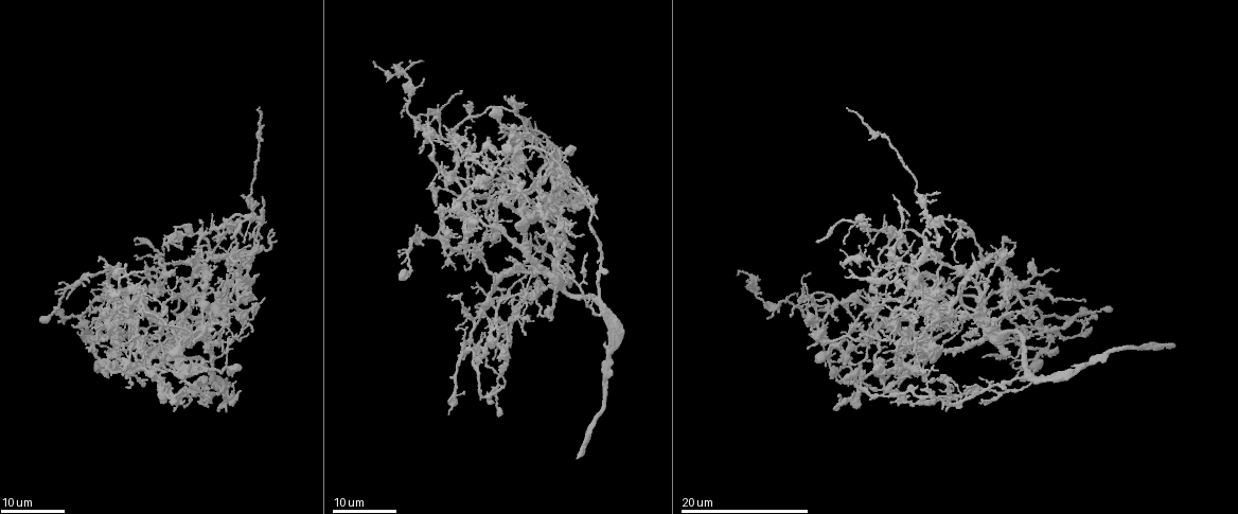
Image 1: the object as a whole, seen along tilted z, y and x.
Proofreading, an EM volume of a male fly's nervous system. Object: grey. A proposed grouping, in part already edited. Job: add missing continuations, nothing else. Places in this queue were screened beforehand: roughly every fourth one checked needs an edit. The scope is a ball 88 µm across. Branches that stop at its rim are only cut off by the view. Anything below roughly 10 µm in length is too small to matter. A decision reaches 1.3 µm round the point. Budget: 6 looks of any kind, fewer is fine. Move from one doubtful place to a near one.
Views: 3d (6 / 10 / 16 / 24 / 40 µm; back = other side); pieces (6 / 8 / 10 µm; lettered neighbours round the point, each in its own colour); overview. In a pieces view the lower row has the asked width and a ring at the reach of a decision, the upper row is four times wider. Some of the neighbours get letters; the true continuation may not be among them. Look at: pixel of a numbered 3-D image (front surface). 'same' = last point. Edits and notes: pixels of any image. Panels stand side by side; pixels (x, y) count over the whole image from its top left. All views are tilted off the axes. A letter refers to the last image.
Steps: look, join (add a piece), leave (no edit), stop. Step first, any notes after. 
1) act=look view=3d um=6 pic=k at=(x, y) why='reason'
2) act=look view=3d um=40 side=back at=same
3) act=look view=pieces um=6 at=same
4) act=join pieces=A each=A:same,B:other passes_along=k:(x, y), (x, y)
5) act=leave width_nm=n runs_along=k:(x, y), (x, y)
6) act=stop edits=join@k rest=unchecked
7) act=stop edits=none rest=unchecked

act=look view=3d um=24 pic=1 at=(222, 302) why='an open end'

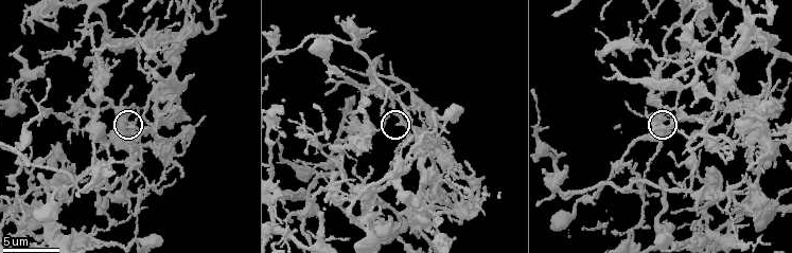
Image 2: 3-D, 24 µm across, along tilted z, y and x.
act=look view=pieces um=8 pic=2 at=(132, 124)

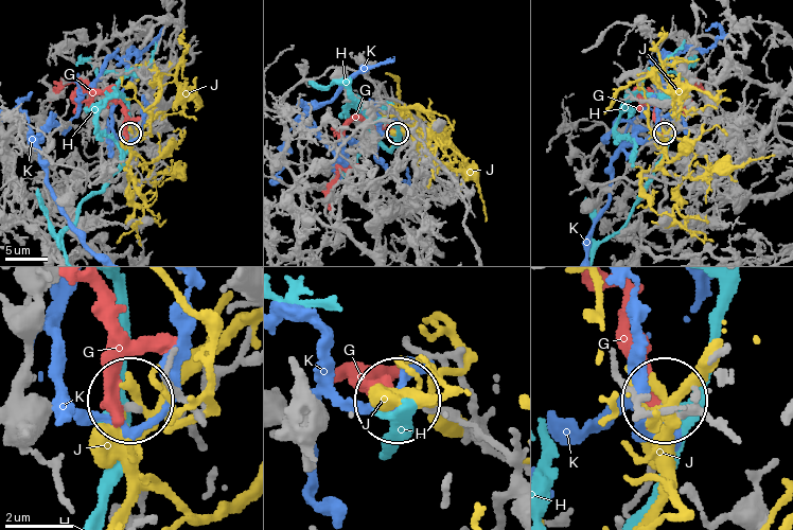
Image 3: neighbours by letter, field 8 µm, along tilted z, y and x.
act=leave each=G:other,H:other,J:other,K:other found='none of them fits'

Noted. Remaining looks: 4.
act=look view=3d um=6 pic=2 at=(328, 94) why='thin end'

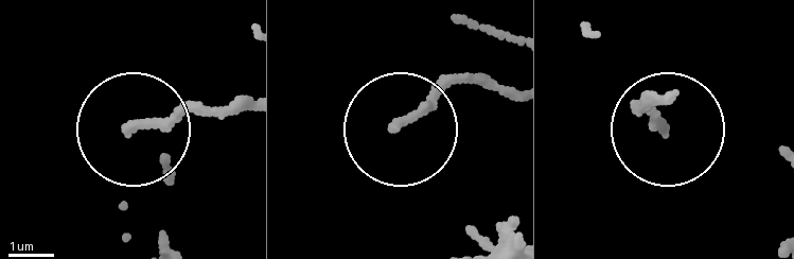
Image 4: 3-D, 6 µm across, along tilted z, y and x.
act=look view=pieces um=10 pic=4 at=(393, 126) why='see the neighbours'

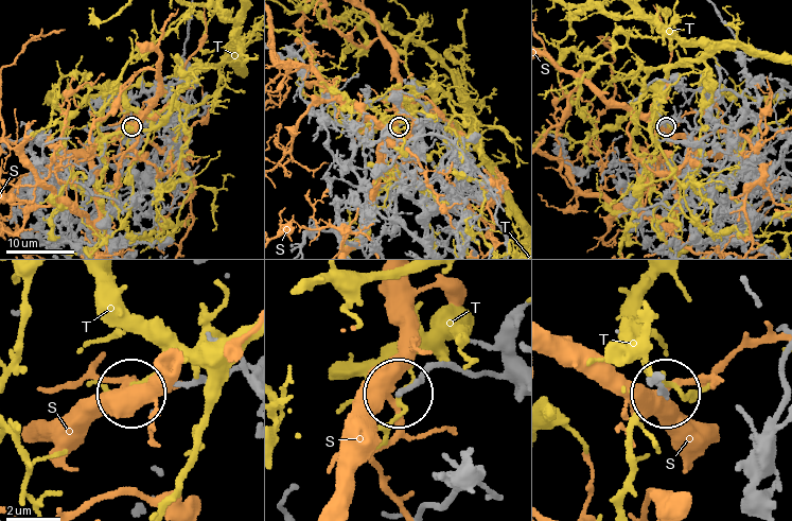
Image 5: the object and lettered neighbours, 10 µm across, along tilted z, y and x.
act=leave each=S:other,T:other found='none of them fits'

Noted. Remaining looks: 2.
act=look view=pieces um=8 pic=2 at=(42, 173)

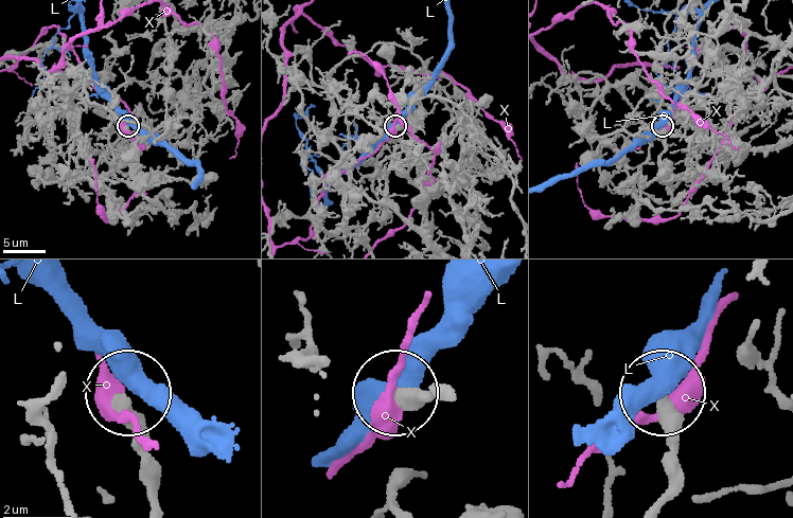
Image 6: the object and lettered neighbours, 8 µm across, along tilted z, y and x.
act=leave width_nm=400 each=L:other,X:other found='no lettered piece goes on from it'

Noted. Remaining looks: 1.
act=stop edits=none rest=unchecked

